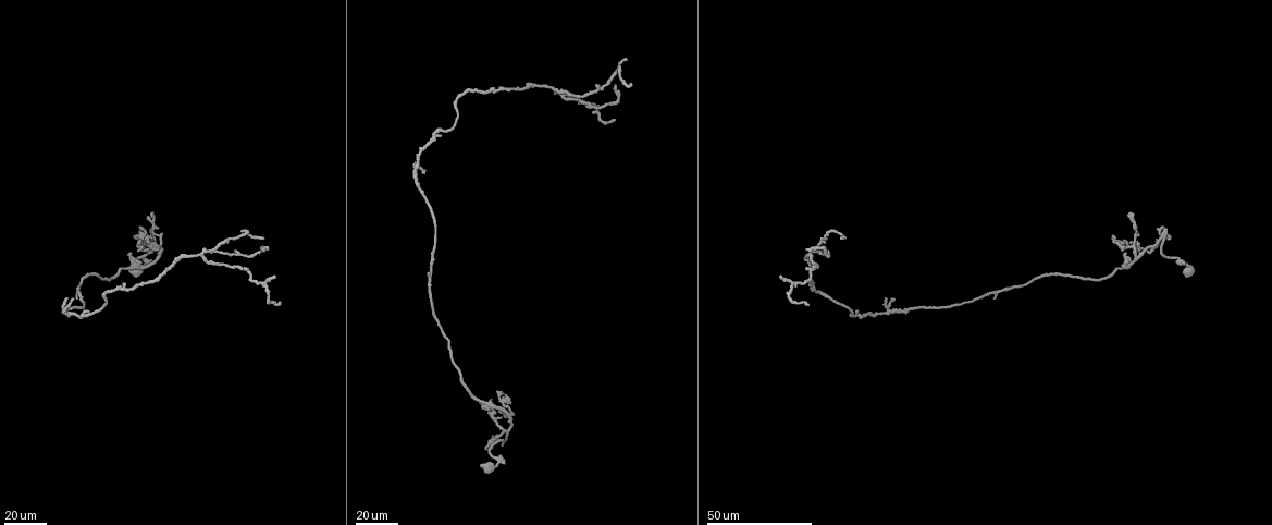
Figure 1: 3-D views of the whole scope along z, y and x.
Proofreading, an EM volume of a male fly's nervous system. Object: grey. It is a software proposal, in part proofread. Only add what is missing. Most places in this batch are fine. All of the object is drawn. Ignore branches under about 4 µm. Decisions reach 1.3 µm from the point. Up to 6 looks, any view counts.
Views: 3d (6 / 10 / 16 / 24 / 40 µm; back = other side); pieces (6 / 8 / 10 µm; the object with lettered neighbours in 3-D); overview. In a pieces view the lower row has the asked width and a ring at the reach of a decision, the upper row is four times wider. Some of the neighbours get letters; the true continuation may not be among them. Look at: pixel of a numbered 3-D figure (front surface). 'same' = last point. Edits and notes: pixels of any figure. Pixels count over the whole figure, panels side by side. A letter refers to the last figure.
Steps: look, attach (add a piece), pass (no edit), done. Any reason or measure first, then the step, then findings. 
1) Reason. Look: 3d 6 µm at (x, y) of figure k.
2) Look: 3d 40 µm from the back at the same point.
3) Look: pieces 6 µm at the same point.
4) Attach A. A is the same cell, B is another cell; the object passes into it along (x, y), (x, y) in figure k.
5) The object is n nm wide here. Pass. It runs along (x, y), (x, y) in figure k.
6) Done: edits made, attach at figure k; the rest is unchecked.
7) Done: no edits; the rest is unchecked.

End of a long branch. Look: 3d 24 µm at (841, 238) of figure 1.

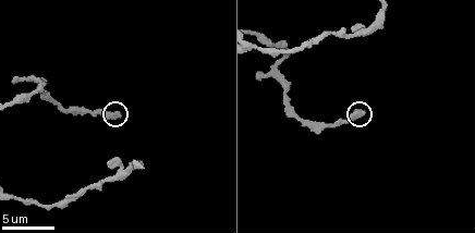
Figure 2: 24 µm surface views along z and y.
Look: pieces 6 µm at (121, 114) of figure 2.

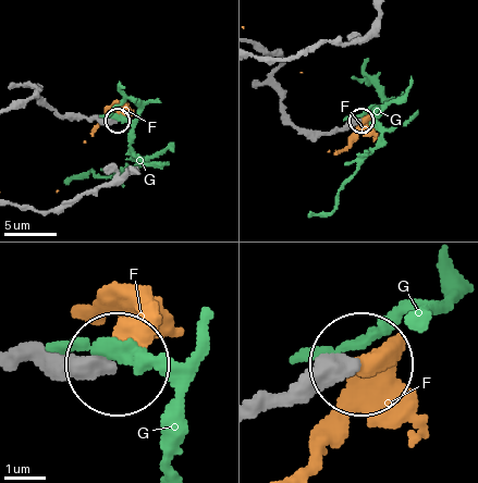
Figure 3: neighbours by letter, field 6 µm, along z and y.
Pass. F and G are other cells; it runs along (23, 356), (113, 367) in figure 3; none of them fits.

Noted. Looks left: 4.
Free end. Look: 3d 40 µm at (237, 251) of figure 1.

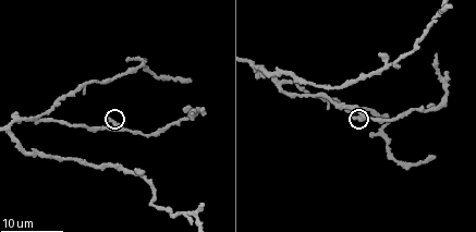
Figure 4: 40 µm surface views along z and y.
What lies round it. Look: pieces 10 µm at (351, 117) of figure 4.

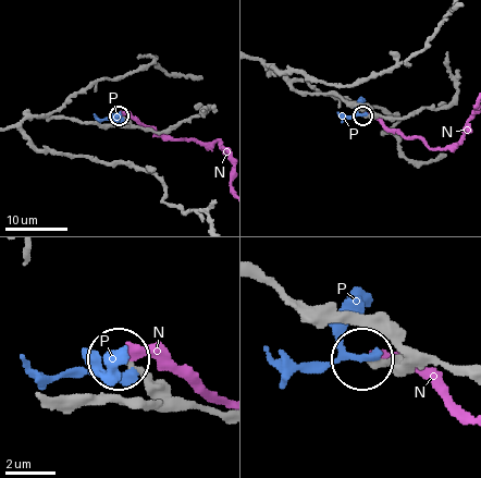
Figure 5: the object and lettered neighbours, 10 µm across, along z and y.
Pass. N and P are other cells; no lettered piece goes on from it.

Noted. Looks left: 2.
An open end. Look: 3d 24 µm at (631, 85) of figure 1.

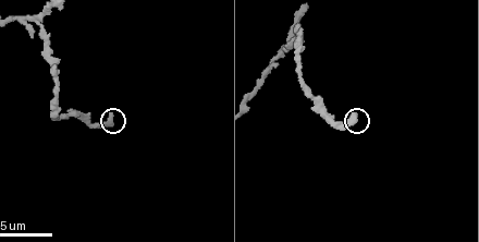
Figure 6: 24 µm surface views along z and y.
Look: pieces 8 µm at (112, 114) of figure 6.

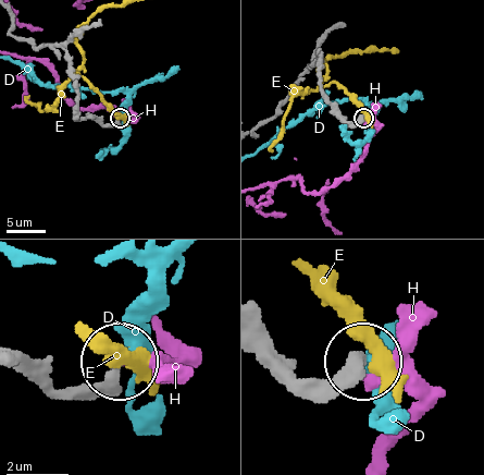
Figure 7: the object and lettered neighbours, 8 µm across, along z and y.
The object is 380 nm wide here. Pass. D, E and H are other cells; it runs along (262, 342), (309, 380), (340, 378), (361, 360) in figure 7; no lettered piece goes on from it.

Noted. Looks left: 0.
Done: no edits; the rest is unchecked.

